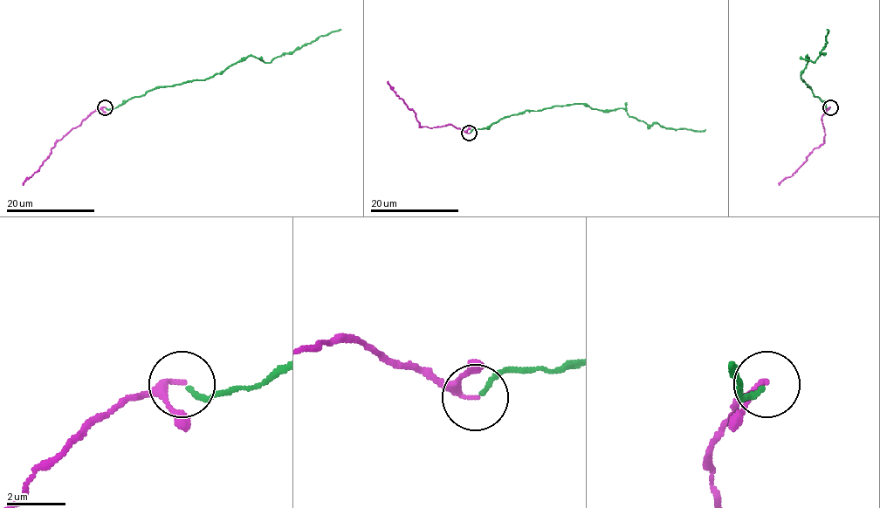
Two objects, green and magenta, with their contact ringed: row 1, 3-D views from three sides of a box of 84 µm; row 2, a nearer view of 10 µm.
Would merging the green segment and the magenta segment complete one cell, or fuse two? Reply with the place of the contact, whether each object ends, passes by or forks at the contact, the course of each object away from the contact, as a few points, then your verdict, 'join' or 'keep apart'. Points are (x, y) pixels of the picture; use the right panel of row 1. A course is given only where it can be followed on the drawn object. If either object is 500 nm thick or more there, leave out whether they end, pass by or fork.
(830, 107) | green ends | magenta passes by | green via (830, 107), (827, 108), (801, 78), (807, 55), (814, 62), (822, 53), (827, 29) | magenta via (830, 107), (822, 116), (823, 141), (779, 185) | join

